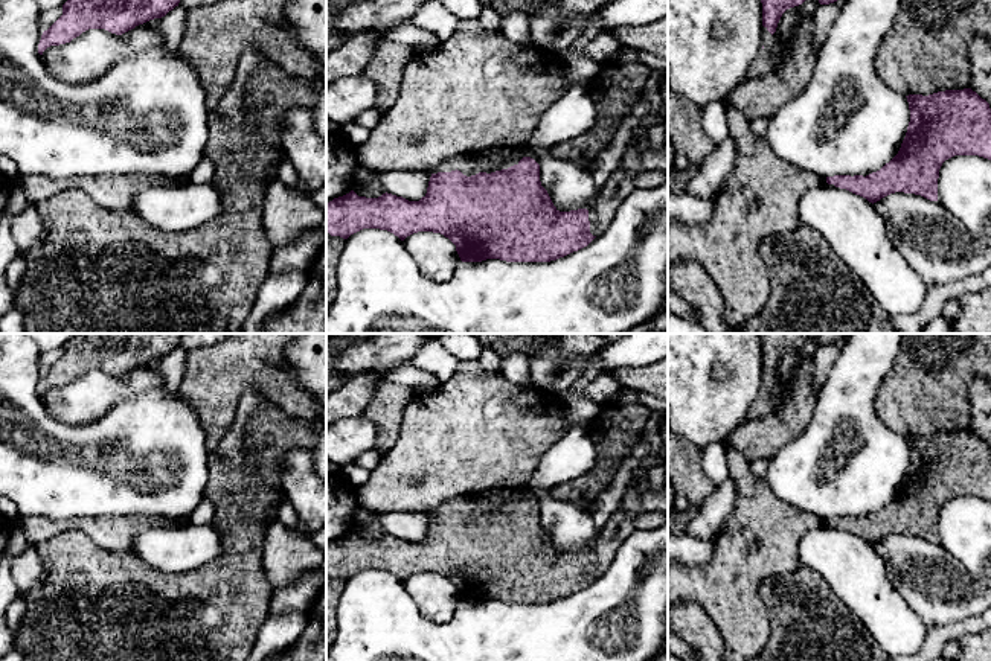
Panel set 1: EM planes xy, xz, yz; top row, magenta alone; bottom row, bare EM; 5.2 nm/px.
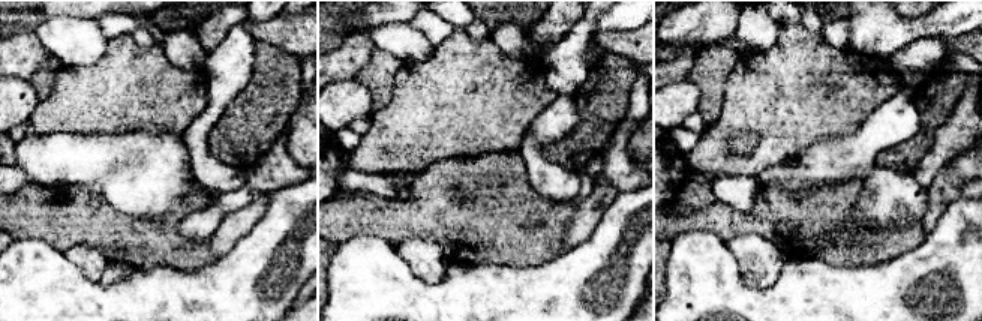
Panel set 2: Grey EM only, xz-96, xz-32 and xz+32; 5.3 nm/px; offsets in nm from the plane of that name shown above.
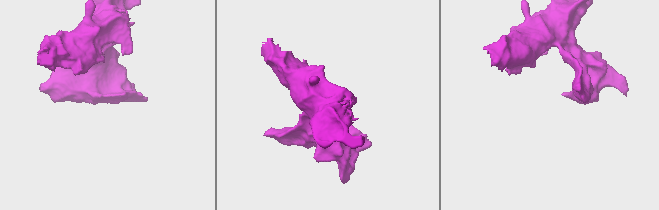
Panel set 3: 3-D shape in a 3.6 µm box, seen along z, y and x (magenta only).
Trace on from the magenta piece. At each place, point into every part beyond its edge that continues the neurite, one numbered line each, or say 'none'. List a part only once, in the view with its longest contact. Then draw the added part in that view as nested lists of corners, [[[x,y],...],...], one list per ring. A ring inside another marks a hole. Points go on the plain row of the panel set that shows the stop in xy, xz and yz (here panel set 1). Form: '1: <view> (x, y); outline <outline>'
1: xz (465, 504); outline [[[460,495],[450,501],[442,503],[431,515],[460,512],[463,516],[470,516],[474,510],[489,510],[494,506],[505,504],[508,507],[518,506],[521,498],[512,495],[497,497],[494,500],[471,498]]]
2: yz (767, 399); outline [[[762,369],[764,385],[747,411],[747,419],[755,420],[775,411],[779,404],[776,394],[776,373],[771,376],[767,369]]]

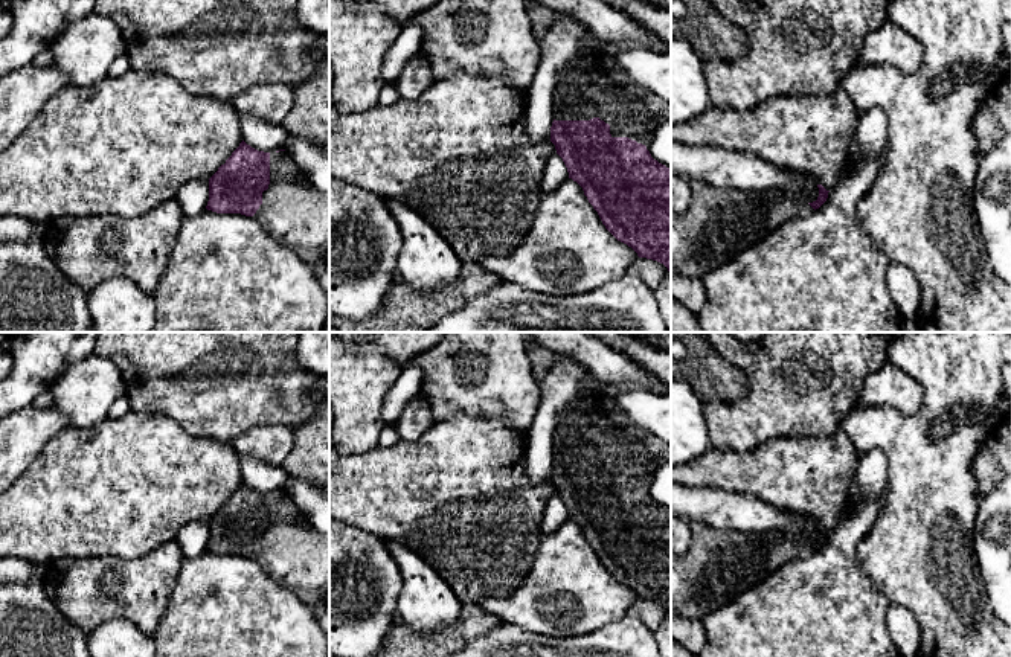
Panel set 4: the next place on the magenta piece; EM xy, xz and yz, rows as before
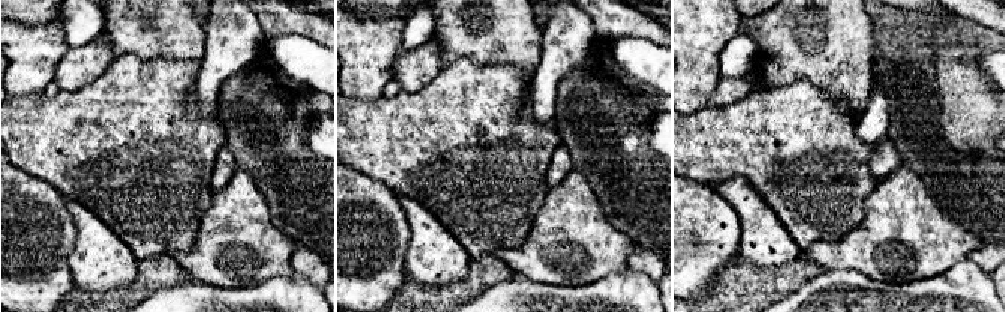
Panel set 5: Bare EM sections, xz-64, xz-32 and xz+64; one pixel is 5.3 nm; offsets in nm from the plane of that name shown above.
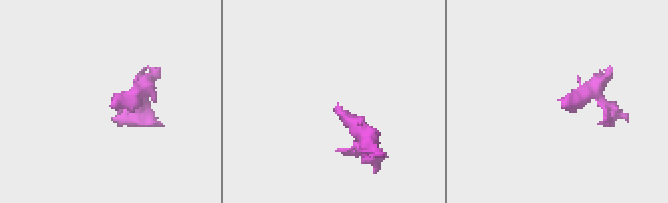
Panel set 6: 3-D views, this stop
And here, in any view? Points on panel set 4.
1: xy (295, 554); outline [[[287,492],[270,494],[270,526],[252,559],[294,591],[317,619],[329,613],[329,537],[300,514]]]
2: xz (595, 429); outline [[[589,373],[579,404],[561,416],[554,431],[554,460],[590,462],[599,459],[610,466],[611,479],[628,479],[648,491],[654,473],[668,462],[665,457],[668,445],[653,433],[631,424],[619,410],[616,398],[637,389],[651,390],[639,383],[601,383]]]

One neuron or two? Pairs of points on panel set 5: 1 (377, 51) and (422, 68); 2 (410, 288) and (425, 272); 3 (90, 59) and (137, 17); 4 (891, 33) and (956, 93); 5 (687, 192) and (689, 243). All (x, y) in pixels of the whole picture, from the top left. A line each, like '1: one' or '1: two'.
1: two
2: two
3: two
4: one
5: one

